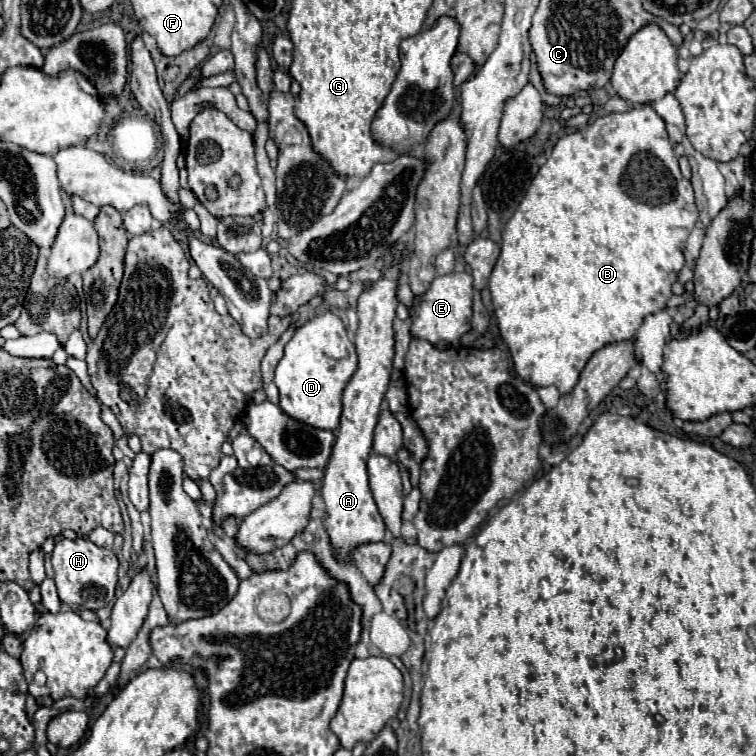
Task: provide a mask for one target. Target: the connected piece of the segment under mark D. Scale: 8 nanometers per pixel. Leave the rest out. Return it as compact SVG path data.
M322 313L296 329L276 367L274 383L280 389L280 407L286 415L310 427L336 431L342 415L342 391L358 367L354 343L334 313Z

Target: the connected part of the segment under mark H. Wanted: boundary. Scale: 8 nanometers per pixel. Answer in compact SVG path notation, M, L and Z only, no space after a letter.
M60 539L52 551L52 567L54 581L58 587L60 601L66 603L74 611L82 609L100 609L114 599L116 591L116 573L118 573L118 557L114 551L94 545L90 539Z

